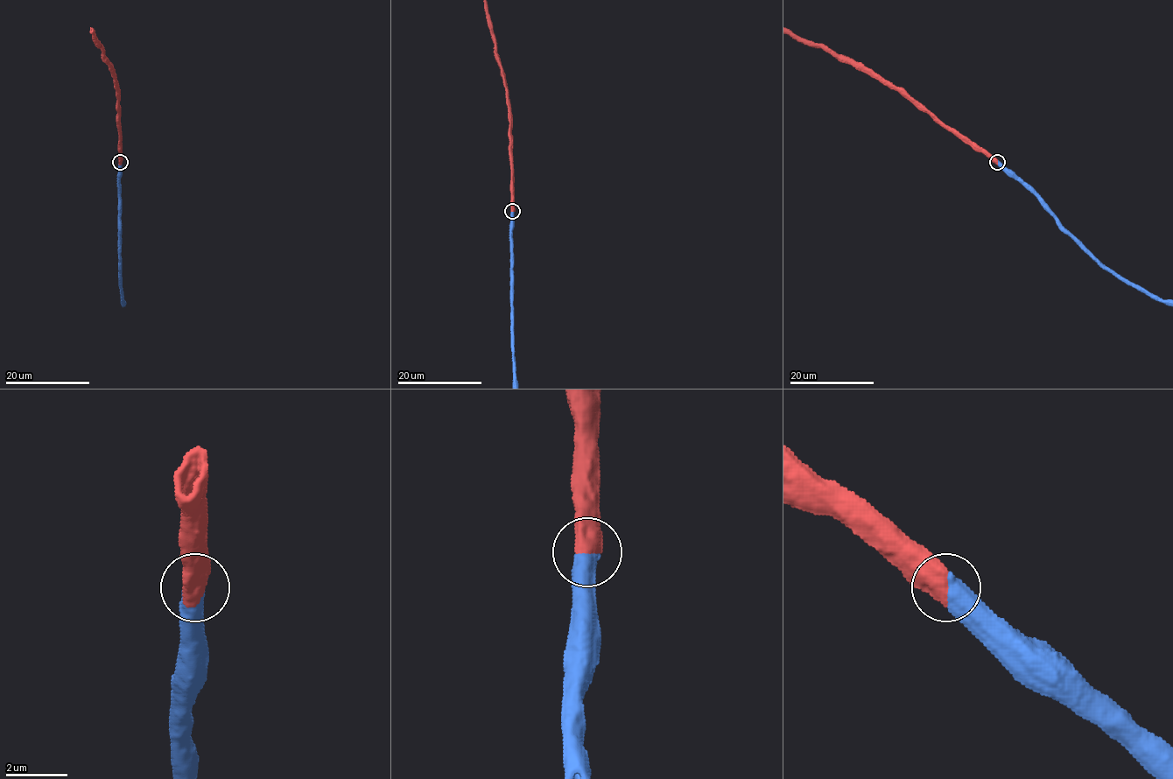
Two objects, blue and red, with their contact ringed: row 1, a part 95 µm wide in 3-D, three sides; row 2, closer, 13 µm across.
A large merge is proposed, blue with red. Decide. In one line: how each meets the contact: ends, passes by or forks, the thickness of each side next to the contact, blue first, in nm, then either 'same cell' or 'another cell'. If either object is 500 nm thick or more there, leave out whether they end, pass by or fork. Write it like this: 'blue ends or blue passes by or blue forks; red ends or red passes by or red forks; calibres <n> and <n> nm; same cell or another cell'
calibres 650 and 700 nm; same cell

